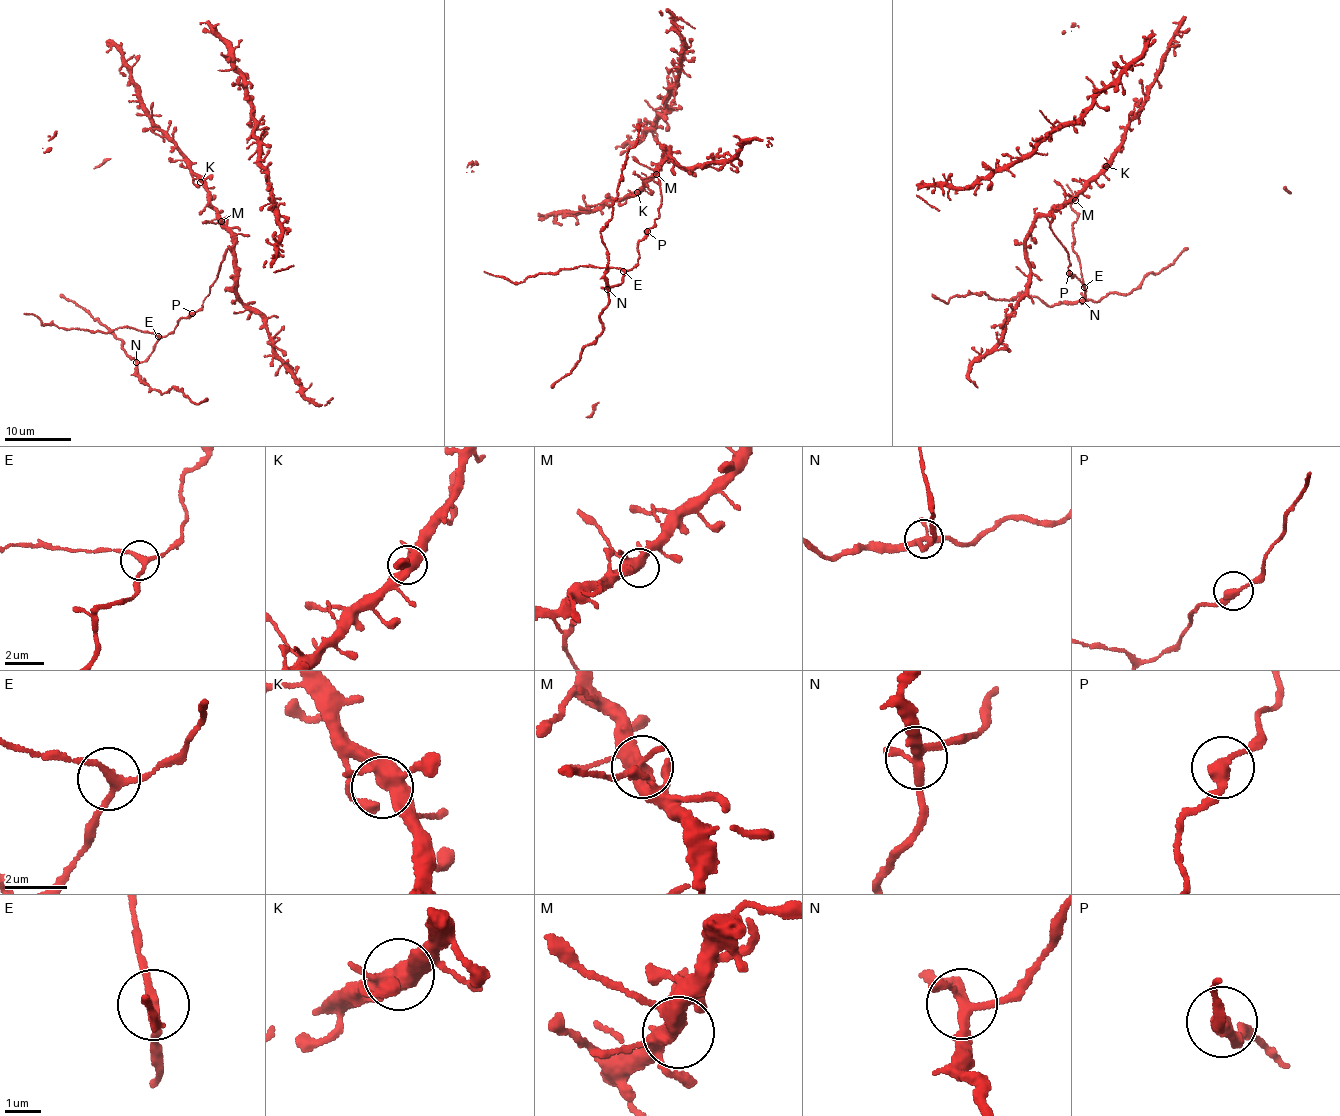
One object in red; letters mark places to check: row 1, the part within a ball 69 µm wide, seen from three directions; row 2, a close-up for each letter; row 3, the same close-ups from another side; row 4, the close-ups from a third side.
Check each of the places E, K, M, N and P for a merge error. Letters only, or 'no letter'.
no letter

